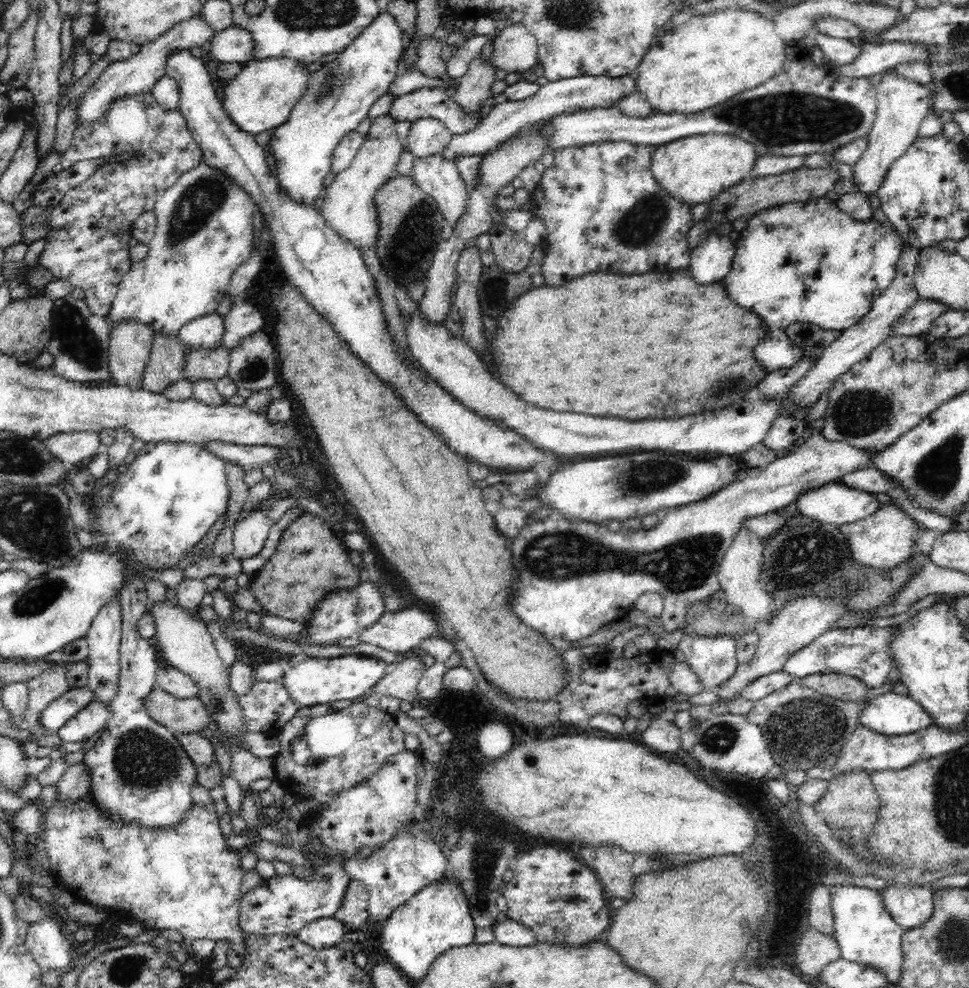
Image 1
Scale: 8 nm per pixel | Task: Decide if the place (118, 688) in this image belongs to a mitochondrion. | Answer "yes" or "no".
no

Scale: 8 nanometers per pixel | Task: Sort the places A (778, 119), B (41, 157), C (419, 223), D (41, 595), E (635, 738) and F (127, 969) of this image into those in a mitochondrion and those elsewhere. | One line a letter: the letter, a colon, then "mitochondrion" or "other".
A: mitochondrion
B: other
C: mitochondrion
D: mitochondrion
E: other
F: mitochondrion

